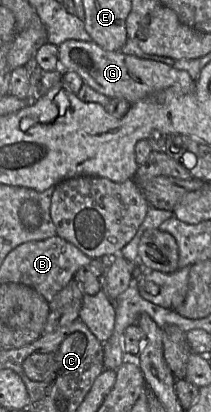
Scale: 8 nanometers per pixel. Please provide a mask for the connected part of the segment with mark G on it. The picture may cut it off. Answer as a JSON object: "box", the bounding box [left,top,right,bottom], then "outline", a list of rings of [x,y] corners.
{"box":[58,39,195,105],"outline":[[[74,39],[64,41],[58,46],[58,61],[59,67],[63,71],[73,71],[77,73],[82,78],[83,82],[95,91],[106,95],[110,99],[123,98],[130,105],[174,85],[178,85],[183,93],[191,93],[195,89],[195,81],[185,70],[178,70],[175,69],[173,65],[169,66],[154,60],[141,59],[136,56],[127,55],[121,51],[107,51],[93,41],[85,42]]]}

